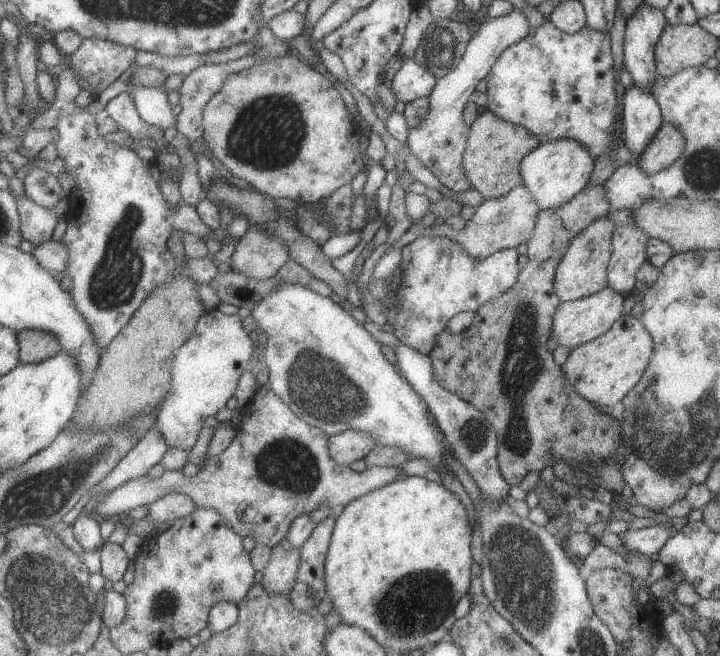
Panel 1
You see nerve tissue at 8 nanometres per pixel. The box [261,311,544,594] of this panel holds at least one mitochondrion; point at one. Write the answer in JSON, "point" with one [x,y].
{"point":[322,384]}

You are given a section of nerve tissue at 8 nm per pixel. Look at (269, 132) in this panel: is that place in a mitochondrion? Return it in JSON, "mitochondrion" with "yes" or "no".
{"mitochondrion":"yes"}

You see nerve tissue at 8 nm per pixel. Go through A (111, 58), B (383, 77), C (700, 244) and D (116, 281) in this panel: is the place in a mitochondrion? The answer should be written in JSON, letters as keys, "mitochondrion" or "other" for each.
{"A":"other","B":"other","C":"other","D":"mitochondrion"}

